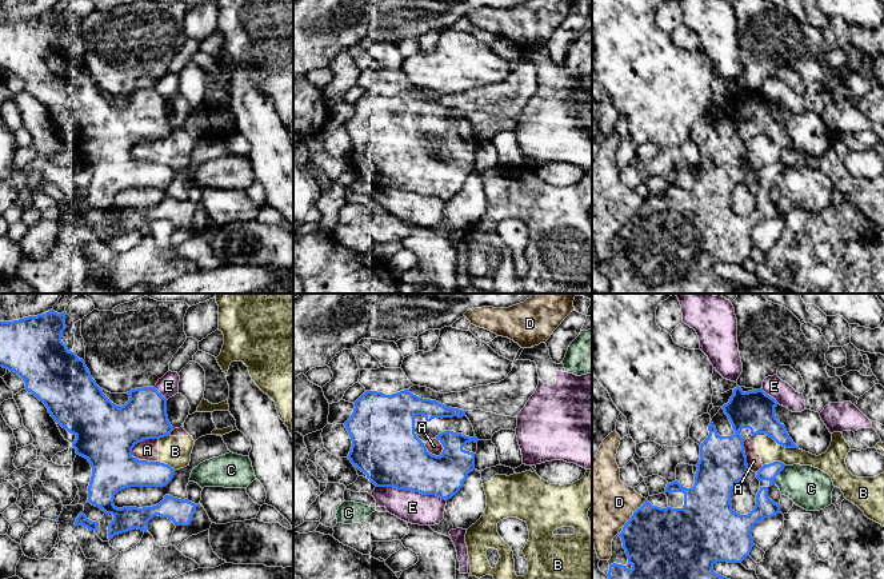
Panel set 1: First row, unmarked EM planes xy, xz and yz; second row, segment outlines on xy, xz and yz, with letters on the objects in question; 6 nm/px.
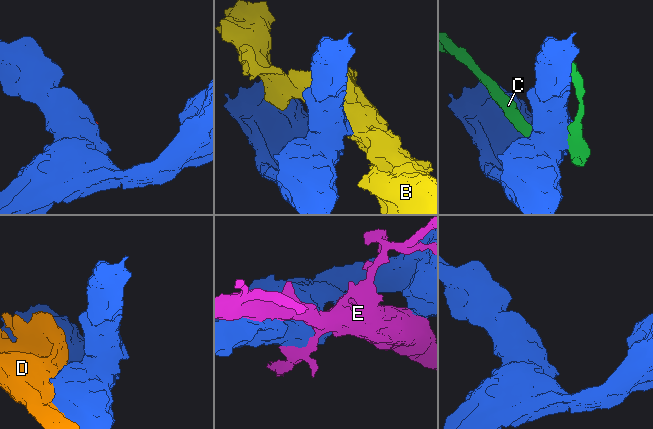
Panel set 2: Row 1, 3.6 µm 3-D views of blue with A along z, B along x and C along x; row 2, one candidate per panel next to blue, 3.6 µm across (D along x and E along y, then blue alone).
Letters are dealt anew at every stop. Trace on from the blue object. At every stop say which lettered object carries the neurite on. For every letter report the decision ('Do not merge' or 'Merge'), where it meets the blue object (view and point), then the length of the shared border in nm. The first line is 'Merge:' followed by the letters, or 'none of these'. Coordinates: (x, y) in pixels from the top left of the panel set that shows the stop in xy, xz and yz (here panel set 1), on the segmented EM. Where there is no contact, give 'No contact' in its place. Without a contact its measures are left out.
Merge: none of these
A: Do not merge. Touches blue at xy (142, 440). Shared border 200 nm
B: Do not merge. Touches blue at yz (782, 444). Shared border 220 nm
C: Do not merge. Touches blue at yz (778, 474). Shared border 130 nm
D: Do not merge. Touches blue at yz (634, 512). Shared border 220 nm
E: Do not merge. Touches blue at xz (411, 490). Shared border 440 nm

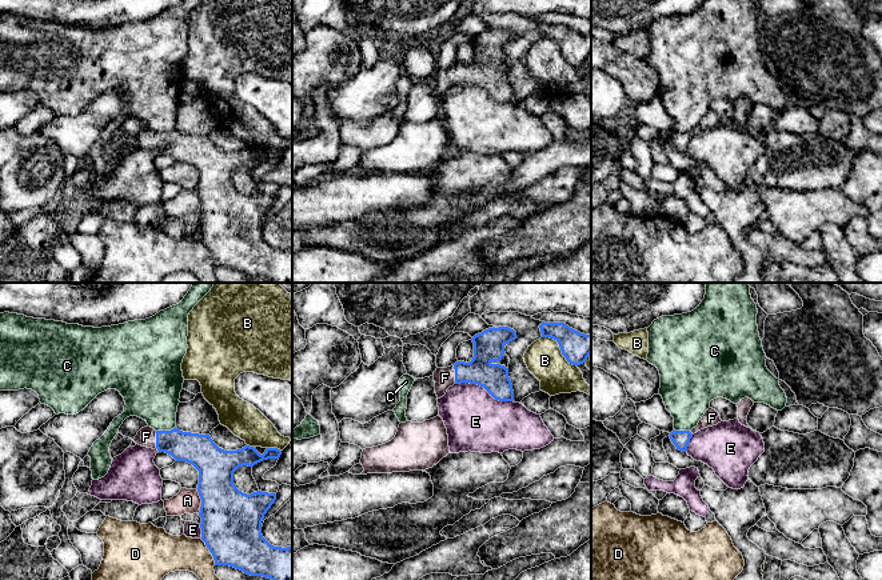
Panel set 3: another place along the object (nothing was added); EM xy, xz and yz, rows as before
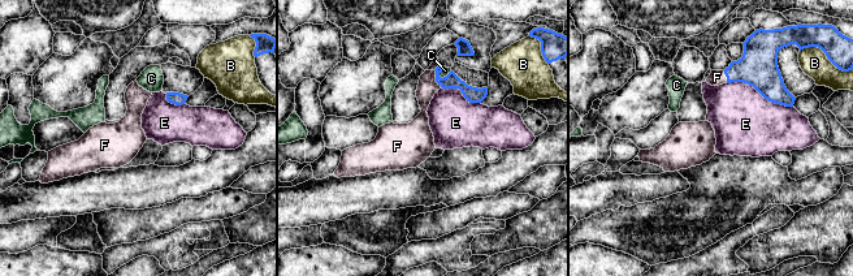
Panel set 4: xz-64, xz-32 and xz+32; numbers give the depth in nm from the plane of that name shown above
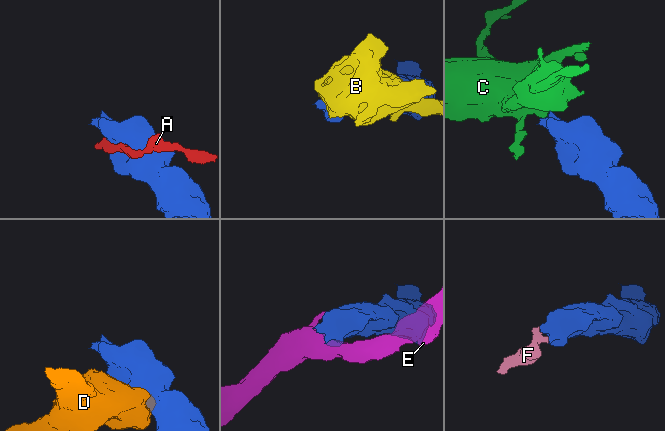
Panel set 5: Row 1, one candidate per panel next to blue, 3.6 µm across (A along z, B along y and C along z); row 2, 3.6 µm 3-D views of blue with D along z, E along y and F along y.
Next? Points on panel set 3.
Merge: F
A: Do not merge. Touches blue at xy (202, 502). Shared border 140 nm
B: Do not merge. Touches blue at xz (561, 348). Shared border 280 nm
C: Do not merge. Touches blue at xy (166, 431). Shared border 120 nm
D: Do not merge. Touches blue at xy (210, 551). Shared border 180 nm
E: Do not merge. Touches blue at xz (483, 387). Shared border 360 nm
F: Merge. Touches blue at xz (455, 375). Shared border 110 nm

